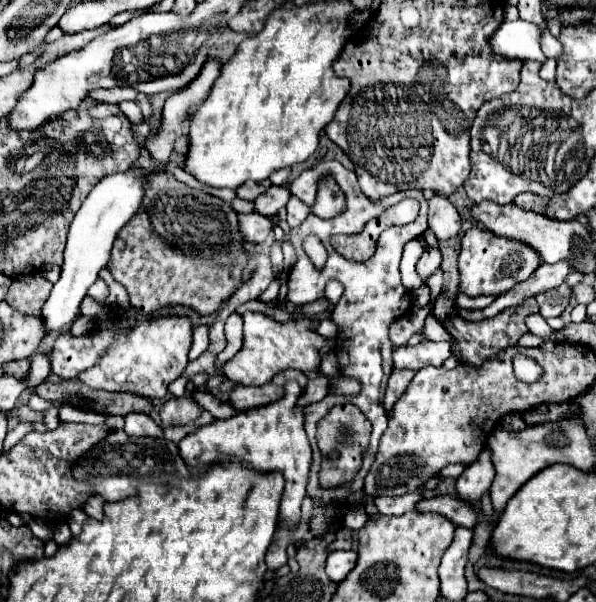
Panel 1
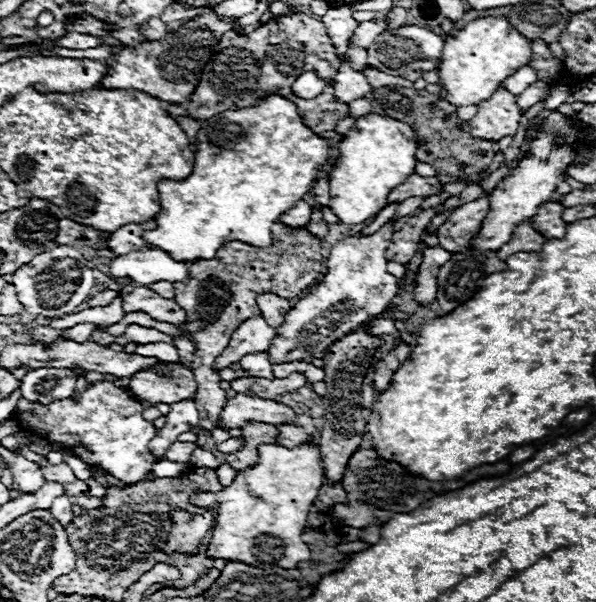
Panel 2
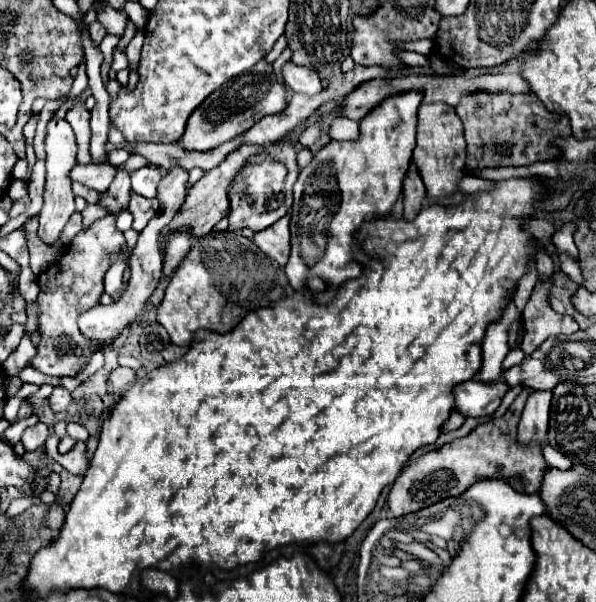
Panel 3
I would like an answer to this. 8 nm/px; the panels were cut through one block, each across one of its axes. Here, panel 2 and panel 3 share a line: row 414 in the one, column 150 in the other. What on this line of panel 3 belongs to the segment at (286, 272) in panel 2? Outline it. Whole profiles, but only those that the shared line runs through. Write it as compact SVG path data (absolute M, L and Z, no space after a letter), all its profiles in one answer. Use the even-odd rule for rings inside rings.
M132 192L132 194L130 194L130 204L128 204L128 210L130 210L130 214L134 216L132 228L134 228L136 232L140 232L140 230L144 230L144 226L148 224L148 220L156 216L158 202L156 202L156 198L148 200L148 198L138 196L138 194L134 194L134 192Z

